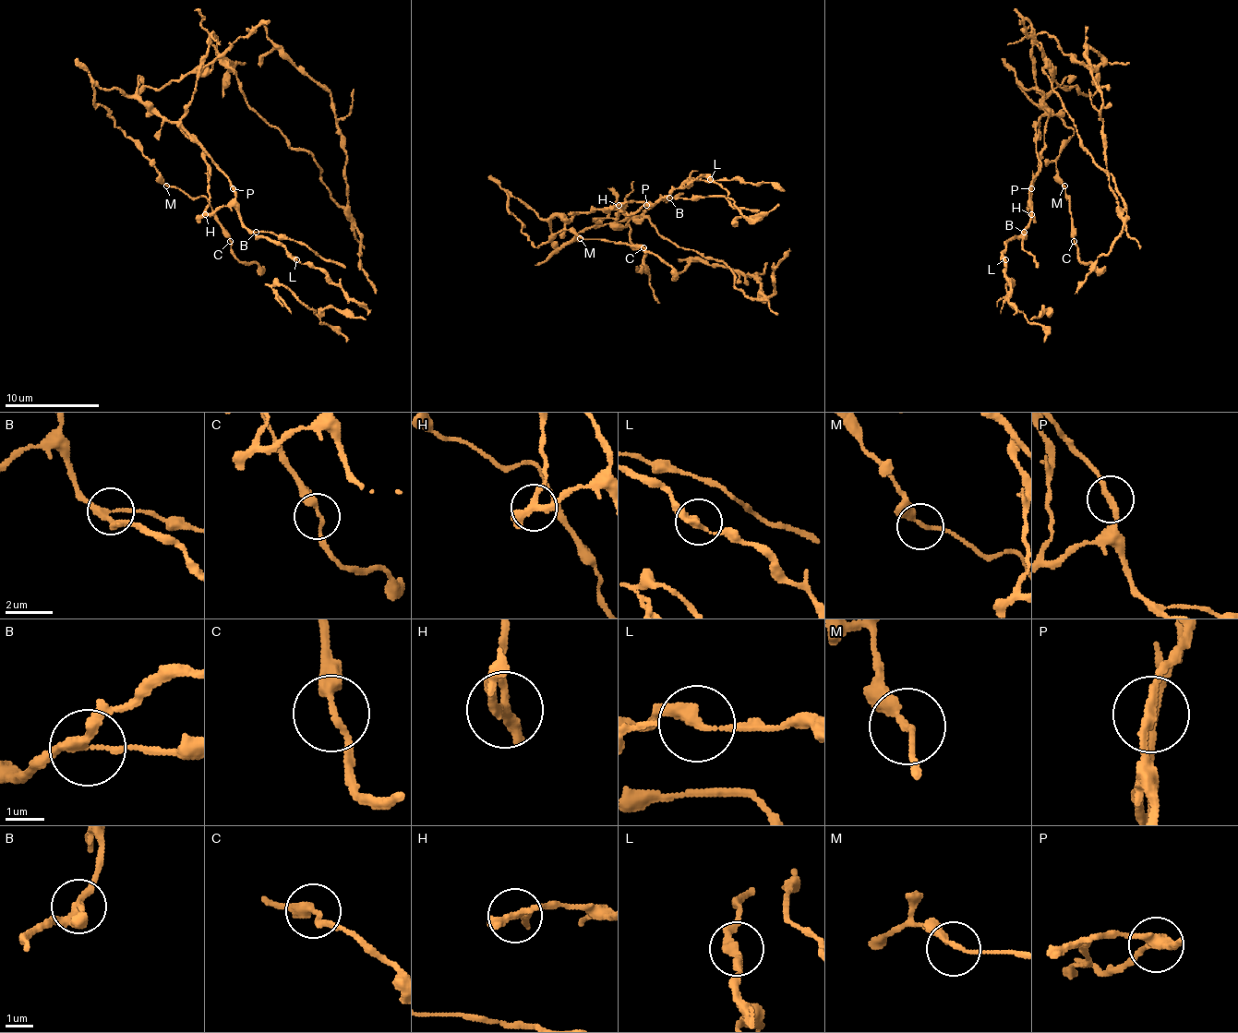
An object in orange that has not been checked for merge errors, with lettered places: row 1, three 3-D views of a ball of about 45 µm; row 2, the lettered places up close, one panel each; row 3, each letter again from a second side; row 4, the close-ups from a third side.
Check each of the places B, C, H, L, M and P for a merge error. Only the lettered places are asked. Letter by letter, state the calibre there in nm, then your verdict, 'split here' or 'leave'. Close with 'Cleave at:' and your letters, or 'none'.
B: calibre 220 nm; split here
C: calibre 240 nm; leave
H: calibre 320 nm; split here
L: calibre 280 nm; leave
M: calibre 200 nm; leave
P: calibre 200 nm; leave
Cleave at: B, H

